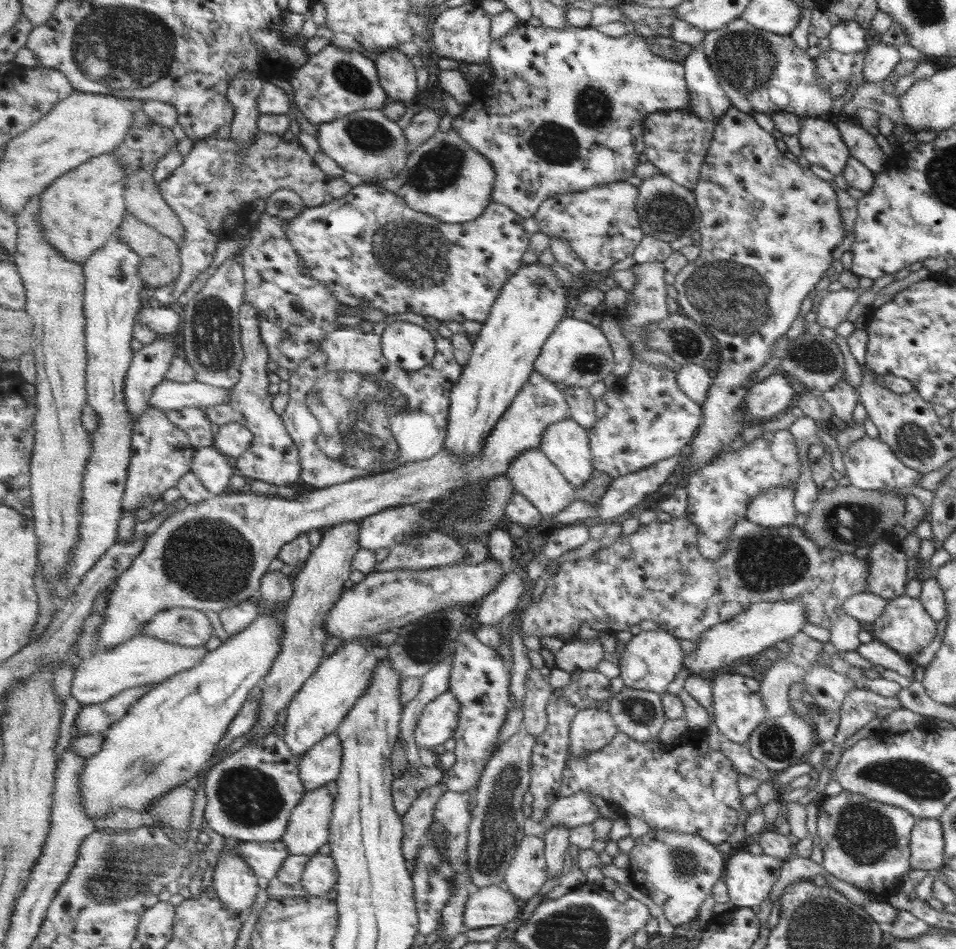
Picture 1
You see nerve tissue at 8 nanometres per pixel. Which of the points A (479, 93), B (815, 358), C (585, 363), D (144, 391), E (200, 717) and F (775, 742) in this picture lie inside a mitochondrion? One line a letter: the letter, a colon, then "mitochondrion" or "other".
A: other
B: mitochondrion
C: mitochondrion
D: other
E: other
F: mitochondrion

